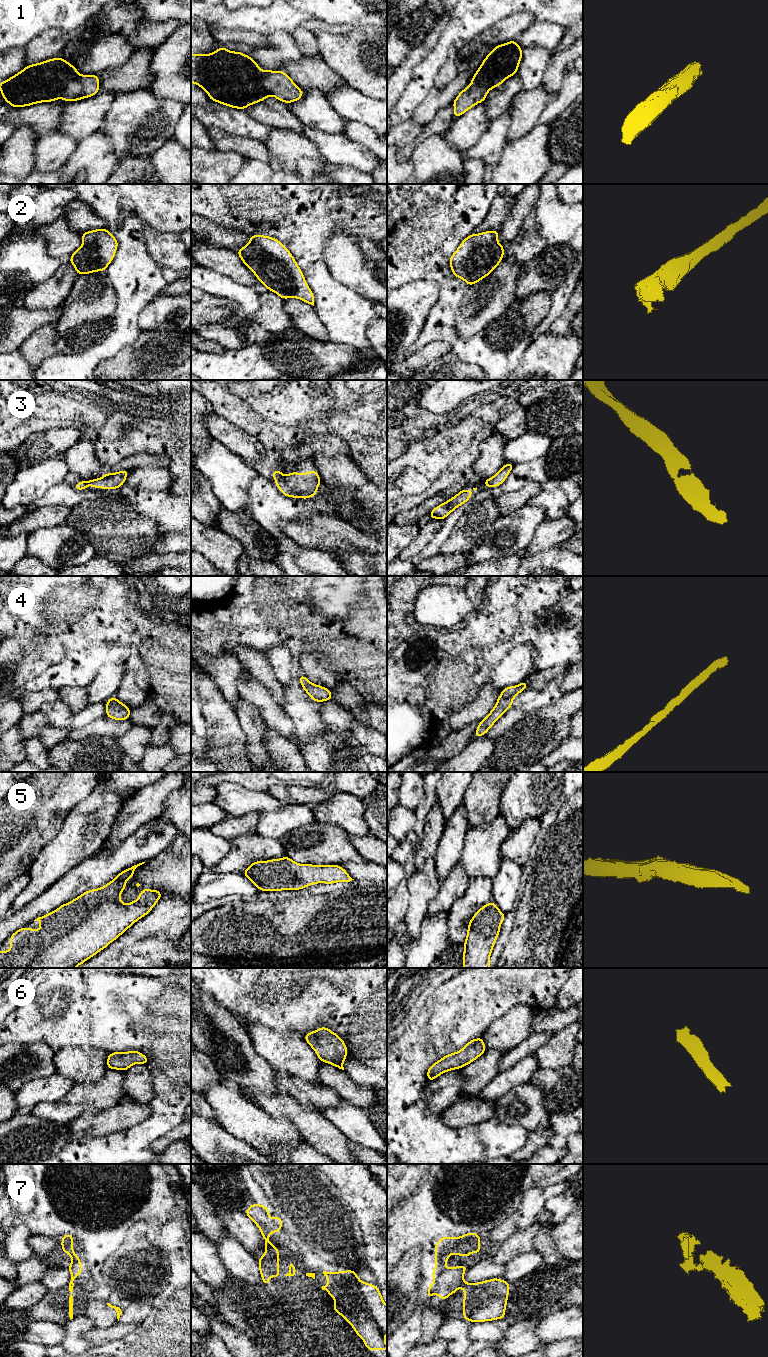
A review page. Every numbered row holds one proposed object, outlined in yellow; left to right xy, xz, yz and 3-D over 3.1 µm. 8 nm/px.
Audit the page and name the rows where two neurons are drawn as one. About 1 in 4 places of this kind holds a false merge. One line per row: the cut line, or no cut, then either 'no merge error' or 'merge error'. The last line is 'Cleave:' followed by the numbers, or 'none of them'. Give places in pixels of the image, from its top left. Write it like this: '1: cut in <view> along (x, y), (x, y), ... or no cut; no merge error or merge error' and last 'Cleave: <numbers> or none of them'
1: no cut; no merge error
2: no cut; no merge error
3: no cut; no merge error
4: no cut; no merge error
5: no cut; no merge error
6: no cut; no merge error
7: cut in yz along (468, 1283), (461, 1286); merge error
Cleave: 7

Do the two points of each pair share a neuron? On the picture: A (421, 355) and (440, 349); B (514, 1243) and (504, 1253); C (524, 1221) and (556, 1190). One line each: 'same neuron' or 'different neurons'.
A: same neuron
B: same neuron
C: same neuron

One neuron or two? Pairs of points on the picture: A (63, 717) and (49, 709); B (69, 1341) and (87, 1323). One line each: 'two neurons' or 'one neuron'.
A: one neuron
B: one neuron

